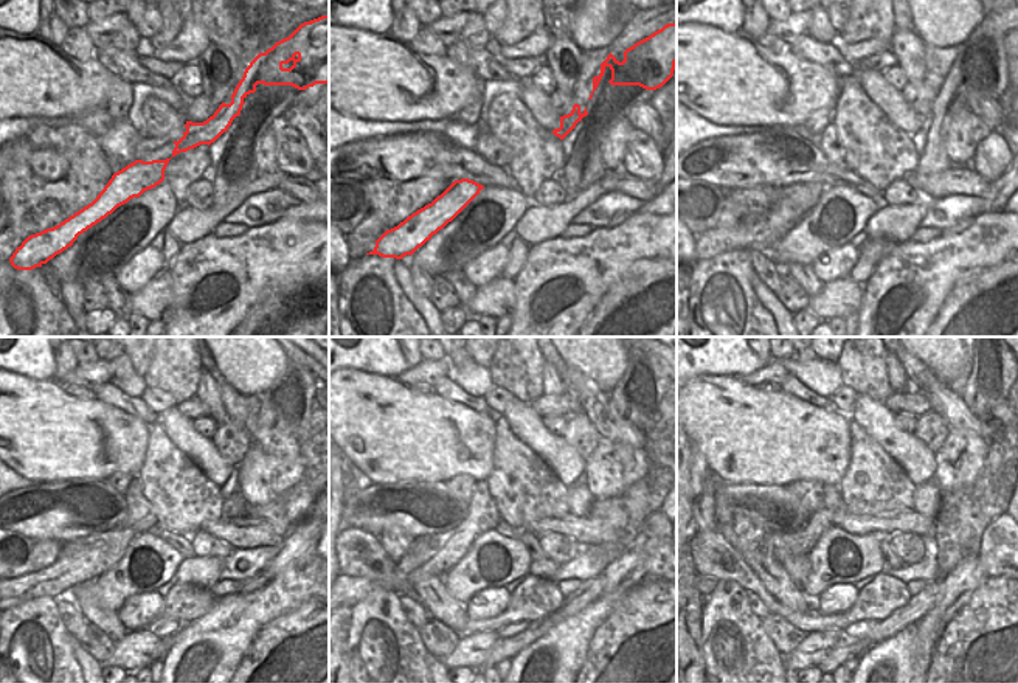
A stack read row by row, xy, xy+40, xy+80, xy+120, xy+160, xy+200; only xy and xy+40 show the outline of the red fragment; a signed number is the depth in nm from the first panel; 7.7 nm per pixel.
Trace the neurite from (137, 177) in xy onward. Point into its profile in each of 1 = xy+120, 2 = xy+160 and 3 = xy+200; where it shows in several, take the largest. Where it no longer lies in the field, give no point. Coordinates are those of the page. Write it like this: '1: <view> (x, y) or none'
1: xy+120 (83, 559)
2: xy+160 (430, 556)
3: xy+200 (779, 545)

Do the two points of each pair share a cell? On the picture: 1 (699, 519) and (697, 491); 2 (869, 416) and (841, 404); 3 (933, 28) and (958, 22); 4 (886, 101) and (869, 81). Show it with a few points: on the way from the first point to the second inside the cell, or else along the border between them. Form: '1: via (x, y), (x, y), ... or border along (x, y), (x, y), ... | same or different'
1: via (702, 511), (702, 497) | same
2: border along (860, 395), (849, 415) | different
3: via (939, 22), (952, 22) | same
4: via (885, 97), (874, 86) | same

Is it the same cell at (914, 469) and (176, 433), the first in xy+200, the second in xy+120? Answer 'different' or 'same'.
same

